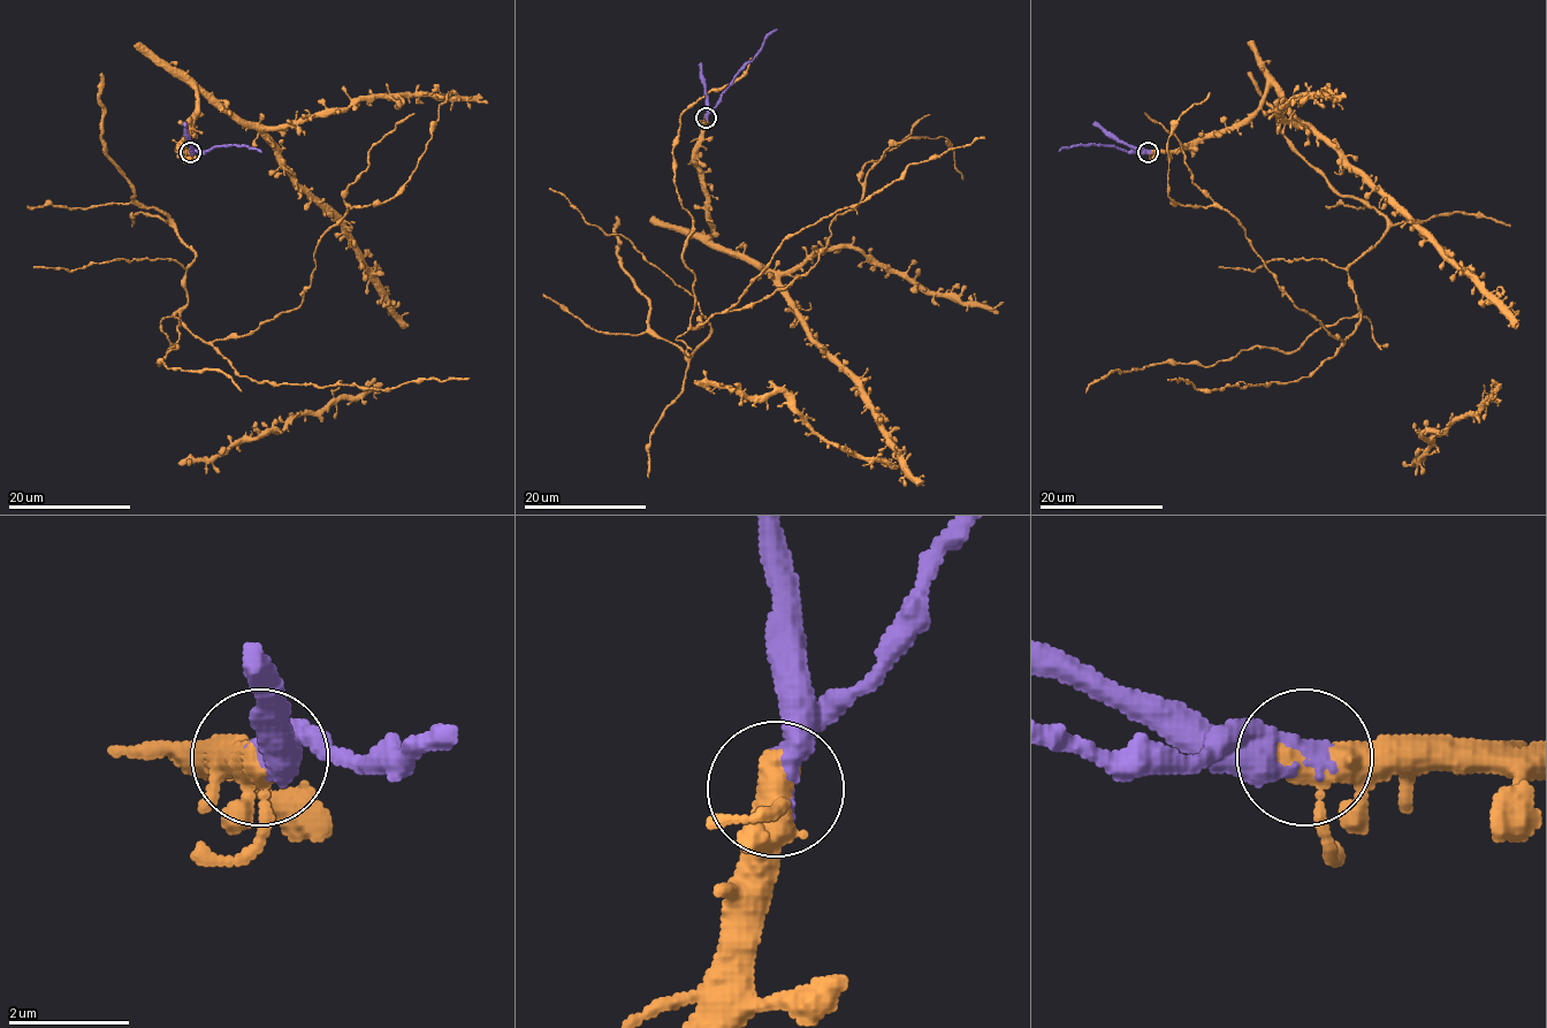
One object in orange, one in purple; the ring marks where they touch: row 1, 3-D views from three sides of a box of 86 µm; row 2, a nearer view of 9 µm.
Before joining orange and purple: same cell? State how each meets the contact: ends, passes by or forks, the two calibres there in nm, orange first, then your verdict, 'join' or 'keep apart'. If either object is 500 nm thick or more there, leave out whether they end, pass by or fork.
480/550 nm | keep apart

